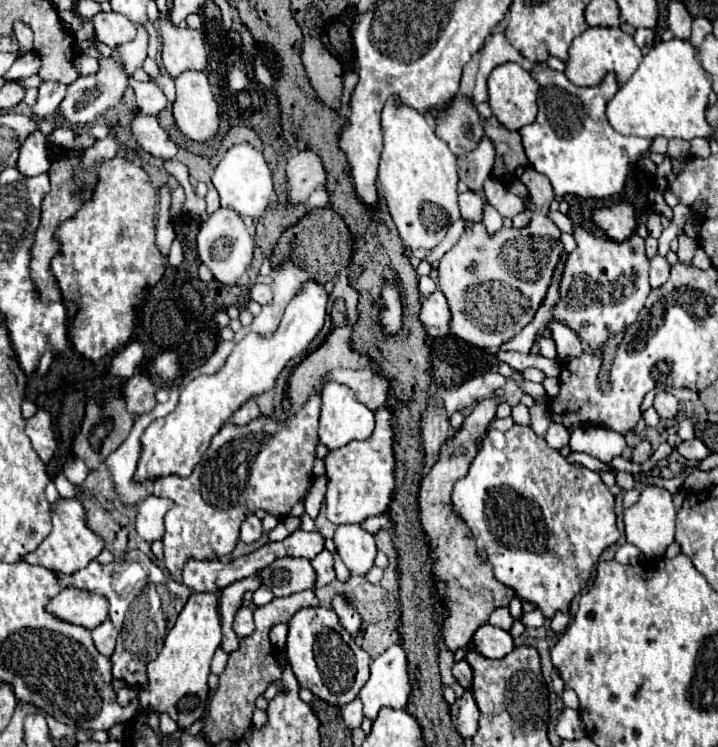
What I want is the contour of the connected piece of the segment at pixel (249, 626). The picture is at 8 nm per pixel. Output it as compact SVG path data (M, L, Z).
M240 606L240 610L236 612L236 618L232 622L232 628L238 638L244 638L254 632L254 618L252 618L252 610L248 606Z

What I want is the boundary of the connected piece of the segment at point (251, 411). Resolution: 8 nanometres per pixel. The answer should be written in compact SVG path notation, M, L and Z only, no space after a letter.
M248 400L248 402L244 402L244 404L236 410L236 414L232 414L230 422L232 422L234 426L244 426L244 424L248 424L250 420L254 420L256 416L258 416L258 406L256 406L254 400Z

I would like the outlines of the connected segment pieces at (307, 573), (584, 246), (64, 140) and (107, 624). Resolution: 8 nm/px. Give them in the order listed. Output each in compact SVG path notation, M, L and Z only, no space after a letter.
M276 558L264 570L256 572L262 580L262 586L270 588L274 596L290 596L308 588L314 588L316 574L306 558Z
M574 226L572 234L578 246L568 254L560 278L560 298L552 308L552 316L574 330L596 352L602 350L608 338L624 332L636 322L644 308L652 290L648 284L648 258L644 240L636 232L624 242L594 236L582 226Z
M62 126L62 128L58 128L58 130L48 138L48 142L58 144L58 146L62 146L64 150L68 150L68 148L74 146L74 132L72 132L70 126Z
M104 620L100 626L96 626L96 628L92 630L92 638L94 638L96 650L98 650L102 656L106 656L106 658L110 658L112 652L114 652L116 636L118 636L118 634L116 634L116 630L114 630L114 626L112 626L110 620Z

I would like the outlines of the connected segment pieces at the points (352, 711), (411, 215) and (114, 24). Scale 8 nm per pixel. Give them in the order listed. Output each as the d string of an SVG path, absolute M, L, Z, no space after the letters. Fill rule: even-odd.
M354 698L350 704L346 704L342 710L342 718L344 718L344 724L350 728L350 730L356 730L360 728L362 724L362 702L358 698Z
M390 98L382 112L384 150L380 156L380 194L408 248L434 248L448 232L450 224L460 218L458 212L458 174L456 156L446 142L436 136L436 123L430 112L420 114L408 106L396 106ZM424 208L424 218L422 218Z
M98 12L90 18L94 24L94 34L100 42L108 44L110 48L124 44L136 36L134 24L116 12Z

